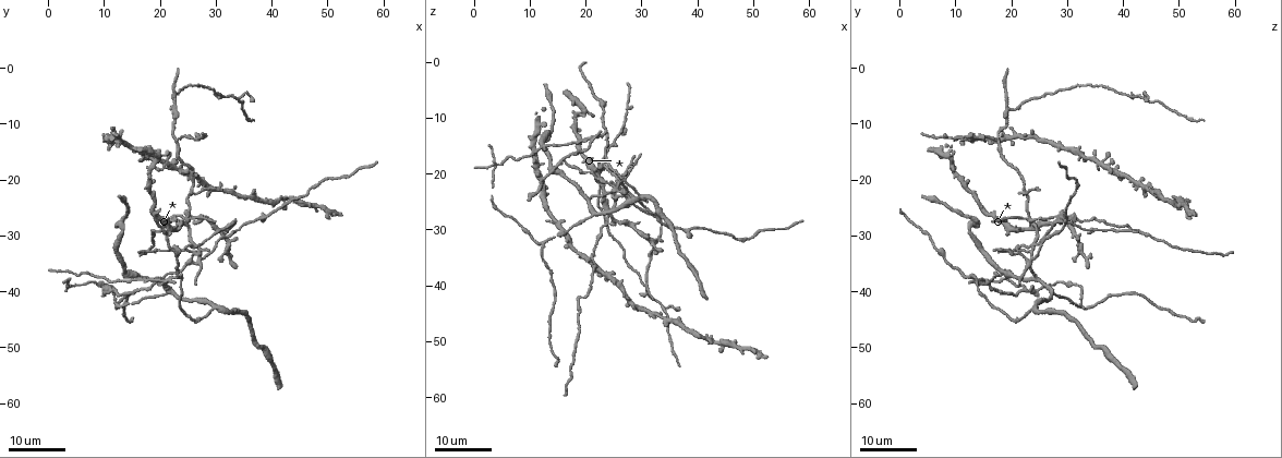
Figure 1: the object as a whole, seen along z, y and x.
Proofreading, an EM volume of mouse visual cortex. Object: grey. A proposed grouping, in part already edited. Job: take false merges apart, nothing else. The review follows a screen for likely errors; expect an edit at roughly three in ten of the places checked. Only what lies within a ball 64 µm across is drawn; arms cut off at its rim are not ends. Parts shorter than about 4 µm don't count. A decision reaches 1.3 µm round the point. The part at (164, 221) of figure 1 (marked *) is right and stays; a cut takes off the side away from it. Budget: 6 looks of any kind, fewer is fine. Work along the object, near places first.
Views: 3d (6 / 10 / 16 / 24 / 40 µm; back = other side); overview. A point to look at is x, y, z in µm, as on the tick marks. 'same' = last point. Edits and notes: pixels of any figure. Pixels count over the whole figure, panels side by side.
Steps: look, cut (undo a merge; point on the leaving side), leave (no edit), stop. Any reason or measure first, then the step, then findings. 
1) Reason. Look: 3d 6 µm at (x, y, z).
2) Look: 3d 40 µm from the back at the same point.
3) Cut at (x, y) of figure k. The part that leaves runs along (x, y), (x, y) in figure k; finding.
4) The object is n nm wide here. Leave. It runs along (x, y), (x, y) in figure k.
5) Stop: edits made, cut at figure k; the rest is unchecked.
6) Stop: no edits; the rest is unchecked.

Side arm on a straight run. Look: 3d 24 µm at (23.5, 37.5, 13.0).

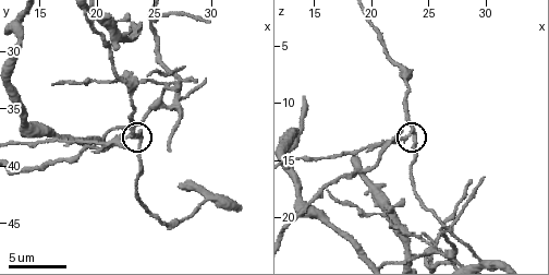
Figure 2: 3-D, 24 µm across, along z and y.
Closer look. Look: 3d 6 µm at the same point.

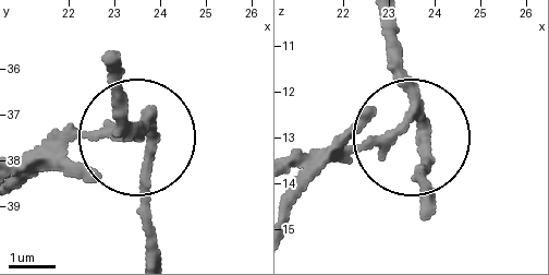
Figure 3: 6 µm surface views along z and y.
The object is 250 nm wide here. Cut at (77, 169) of figure 3. Two cells meet here.

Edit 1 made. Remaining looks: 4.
Look: overview.

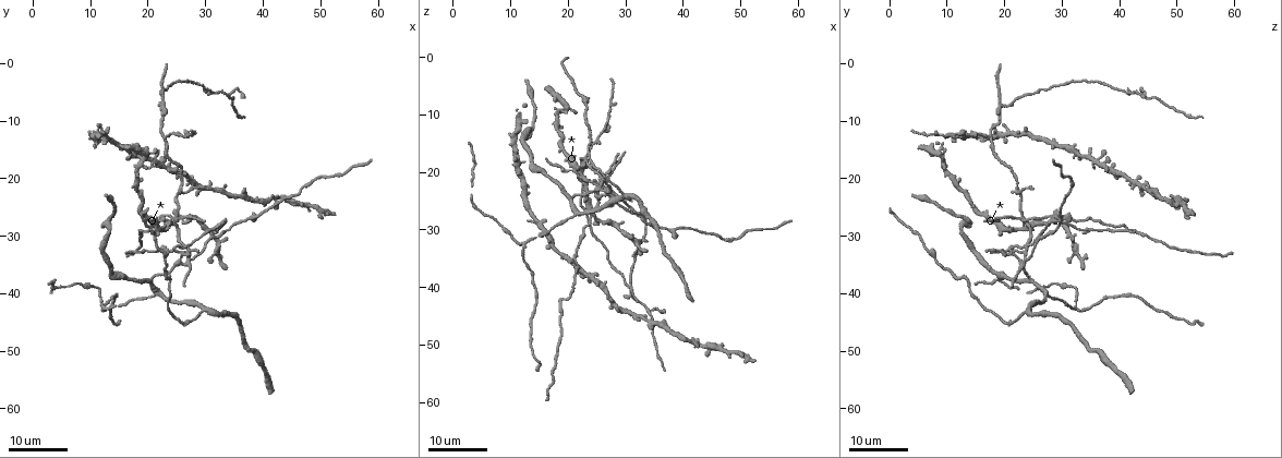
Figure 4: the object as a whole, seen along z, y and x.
Look: 3d 24 µm at (21.5, 40.0, 27.5).

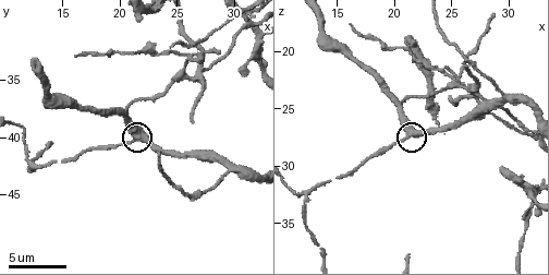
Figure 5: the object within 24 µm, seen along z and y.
Zoom in. Look: 3d 6 µm at (21.6, 40.2, 27.4).

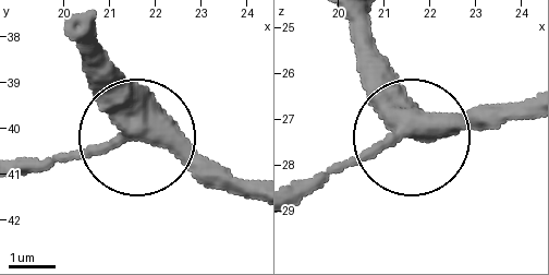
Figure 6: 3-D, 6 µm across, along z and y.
The object is 450 nm wide here. Leave. All the same cell.

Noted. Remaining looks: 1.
Stop: edits made, cut at figure 3; the rest is unchecked.

